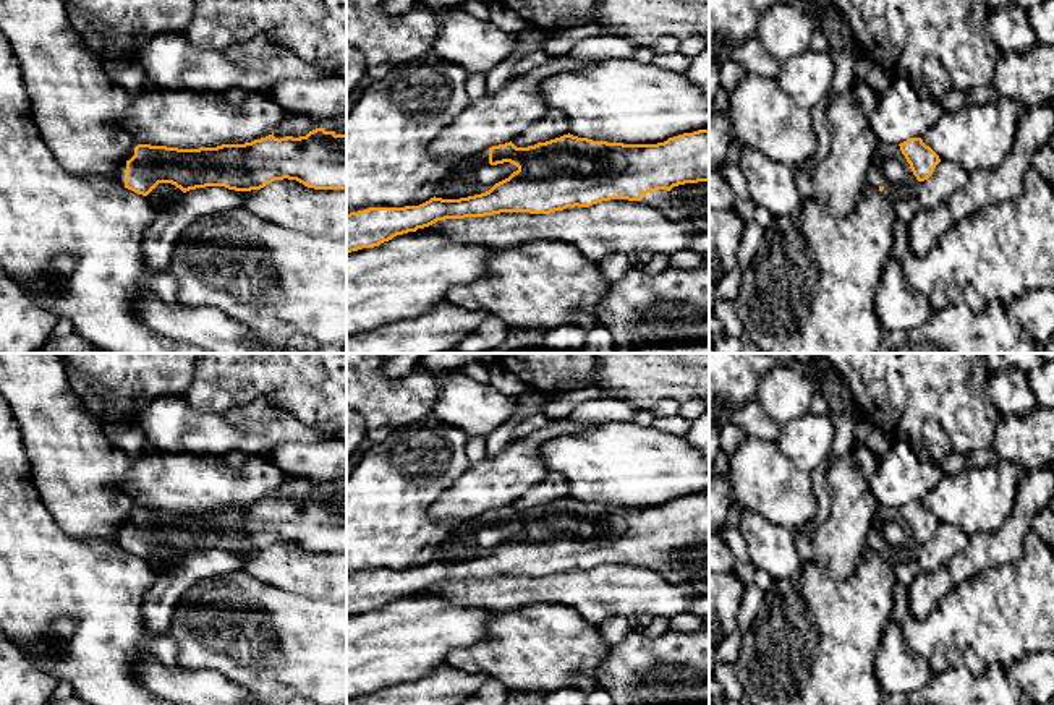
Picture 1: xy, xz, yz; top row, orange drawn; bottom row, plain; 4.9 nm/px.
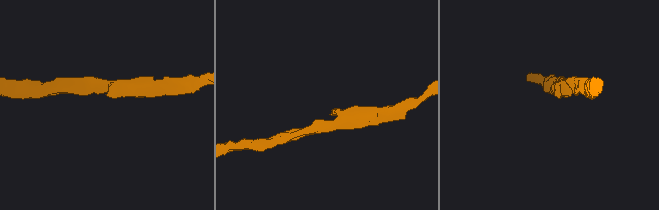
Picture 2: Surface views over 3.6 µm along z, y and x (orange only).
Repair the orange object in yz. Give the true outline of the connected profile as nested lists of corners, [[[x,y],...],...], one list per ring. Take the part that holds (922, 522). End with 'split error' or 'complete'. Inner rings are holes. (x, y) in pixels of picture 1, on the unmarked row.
[[[910,501],[900,507],[878,506],[871,522],[866,549],[878,551],[890,566],[916,559],[916,551],[928,543],[939,519],[923,506]]]; split error

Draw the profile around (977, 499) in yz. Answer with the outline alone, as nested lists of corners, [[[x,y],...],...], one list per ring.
[[[1007,460],[968,467],[942,475],[921,502],[941,523],[962,528],[968,536],[999,530],[1015,507],[1020,468]]]

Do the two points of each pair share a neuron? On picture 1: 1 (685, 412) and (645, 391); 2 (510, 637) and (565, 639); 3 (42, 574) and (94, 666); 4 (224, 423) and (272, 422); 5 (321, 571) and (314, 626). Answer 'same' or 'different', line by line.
1: different
2: same
3: same
4: same
5: different

